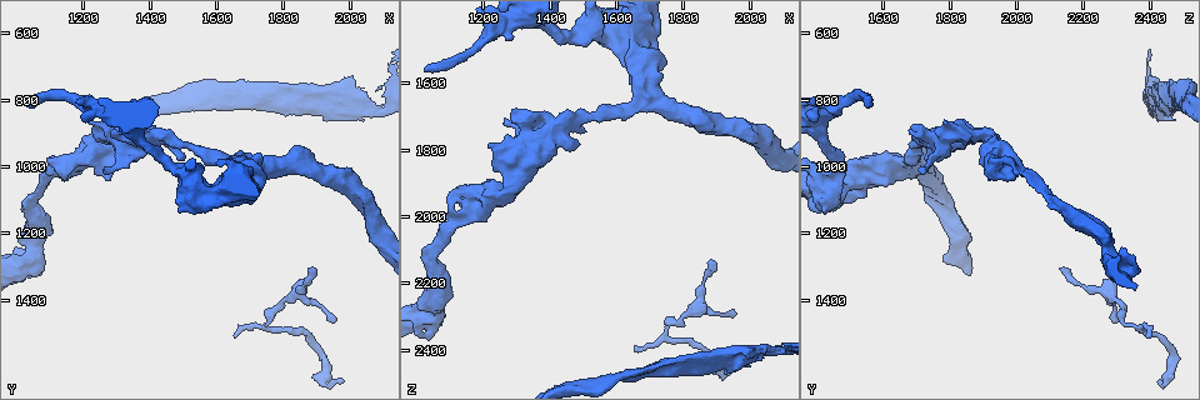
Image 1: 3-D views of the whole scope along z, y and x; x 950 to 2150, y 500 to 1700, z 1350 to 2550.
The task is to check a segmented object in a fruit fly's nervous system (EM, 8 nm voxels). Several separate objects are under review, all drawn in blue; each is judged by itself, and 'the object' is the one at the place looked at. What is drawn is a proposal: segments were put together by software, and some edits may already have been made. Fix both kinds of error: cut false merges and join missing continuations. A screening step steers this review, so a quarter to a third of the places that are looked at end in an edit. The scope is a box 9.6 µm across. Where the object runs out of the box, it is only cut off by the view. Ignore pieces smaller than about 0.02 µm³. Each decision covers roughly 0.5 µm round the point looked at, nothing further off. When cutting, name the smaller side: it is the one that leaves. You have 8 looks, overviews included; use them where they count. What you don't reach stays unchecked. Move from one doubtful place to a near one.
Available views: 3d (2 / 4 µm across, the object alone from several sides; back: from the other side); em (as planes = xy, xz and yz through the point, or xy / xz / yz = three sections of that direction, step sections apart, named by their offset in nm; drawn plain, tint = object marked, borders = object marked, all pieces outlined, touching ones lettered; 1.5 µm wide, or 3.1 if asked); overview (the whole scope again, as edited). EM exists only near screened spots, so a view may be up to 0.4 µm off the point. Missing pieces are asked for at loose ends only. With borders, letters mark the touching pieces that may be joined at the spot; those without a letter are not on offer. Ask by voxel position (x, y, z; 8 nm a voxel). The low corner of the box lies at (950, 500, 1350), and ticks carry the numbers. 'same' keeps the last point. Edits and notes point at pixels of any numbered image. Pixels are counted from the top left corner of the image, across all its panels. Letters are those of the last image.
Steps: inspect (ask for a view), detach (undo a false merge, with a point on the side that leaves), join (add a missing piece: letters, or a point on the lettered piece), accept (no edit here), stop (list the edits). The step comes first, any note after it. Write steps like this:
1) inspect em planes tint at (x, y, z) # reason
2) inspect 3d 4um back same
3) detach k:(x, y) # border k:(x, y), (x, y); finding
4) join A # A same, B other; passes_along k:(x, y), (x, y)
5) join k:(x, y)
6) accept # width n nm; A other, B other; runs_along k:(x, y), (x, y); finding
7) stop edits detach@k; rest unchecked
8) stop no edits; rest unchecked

inspect em xy step 4 tint at (1020, 790, 1560) # an open end

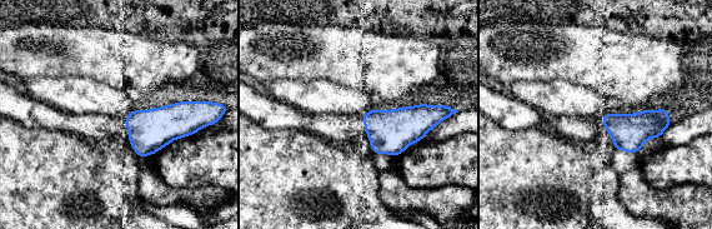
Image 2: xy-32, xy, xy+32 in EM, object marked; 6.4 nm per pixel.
inspect em planes borders same # another direction

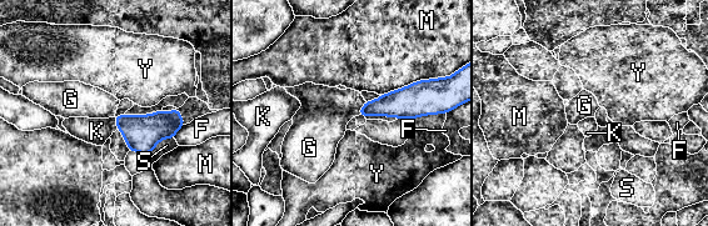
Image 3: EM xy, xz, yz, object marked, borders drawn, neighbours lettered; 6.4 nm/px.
join K # width 110 nm; F other, G other, K same, M other, S other, Y other; it goes on there

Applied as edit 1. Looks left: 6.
inspect overview

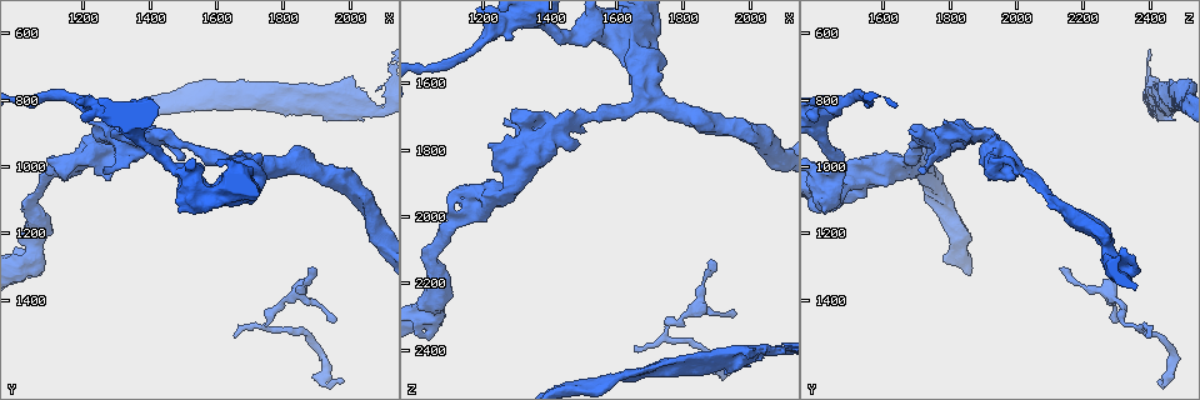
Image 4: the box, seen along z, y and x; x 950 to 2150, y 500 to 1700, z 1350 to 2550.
inspect 3d 2um at (1650, 1510, 2380) # branch stops here

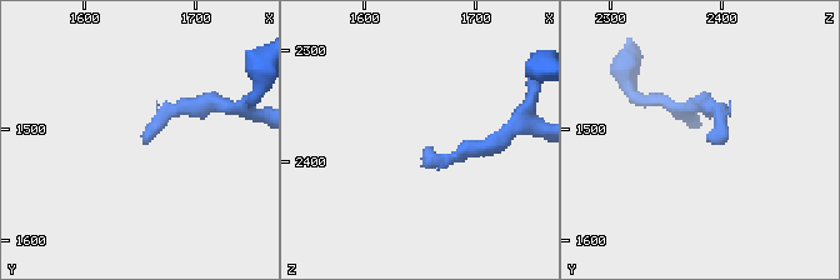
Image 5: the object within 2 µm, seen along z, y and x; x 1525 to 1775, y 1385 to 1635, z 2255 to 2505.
inspect em xy step 8 borders at (1656, 1512, 2392)

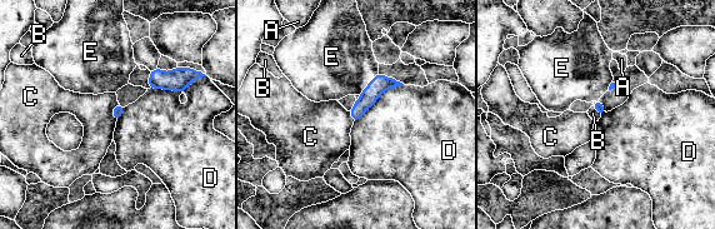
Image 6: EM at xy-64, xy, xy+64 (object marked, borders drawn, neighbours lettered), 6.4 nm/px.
join E # longest_contact D 400 nm; A other, B other, C other, D other, E same; passes_along 6:(379, 84), (369, 83), (338, 60); it goes on there

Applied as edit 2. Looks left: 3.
stop edits join@3, join@6; rest unchecked

